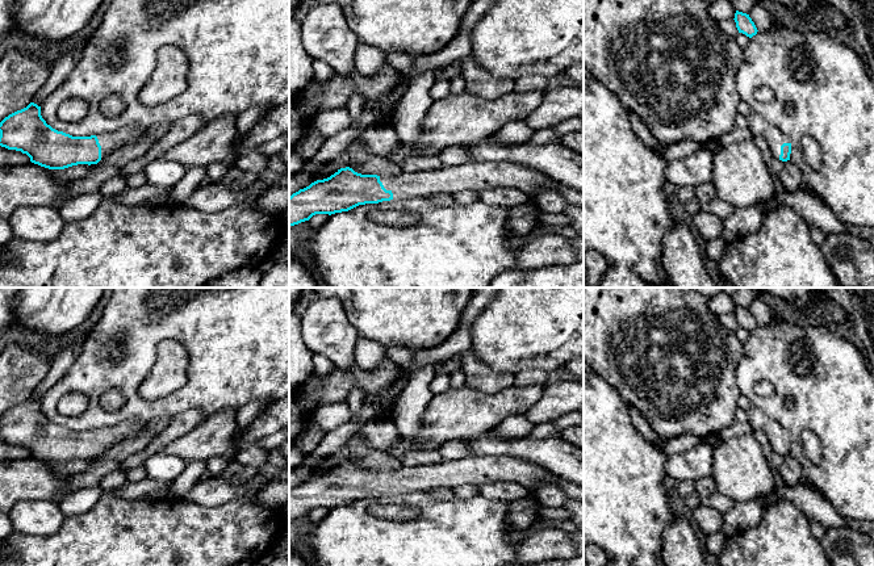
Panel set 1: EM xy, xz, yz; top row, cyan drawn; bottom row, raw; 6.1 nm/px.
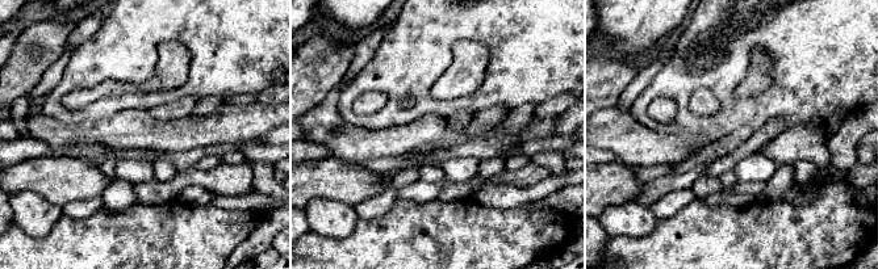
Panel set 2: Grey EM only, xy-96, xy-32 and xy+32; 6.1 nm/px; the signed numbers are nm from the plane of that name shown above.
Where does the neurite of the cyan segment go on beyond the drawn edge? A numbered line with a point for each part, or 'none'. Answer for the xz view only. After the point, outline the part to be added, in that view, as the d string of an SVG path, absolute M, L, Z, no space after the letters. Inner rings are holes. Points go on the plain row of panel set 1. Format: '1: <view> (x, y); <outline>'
1: xz (473, 470); M469 456L434 465L401 466L396 470L381 469L380 475L386 485L393 487L394 495L490 482L517 482L534 491L545 486L548 478L556 477L555 473L536 462L514 456Z

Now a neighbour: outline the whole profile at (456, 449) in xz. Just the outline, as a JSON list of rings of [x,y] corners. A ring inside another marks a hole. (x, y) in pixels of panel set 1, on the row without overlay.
[[[453,440],[440,444],[439,453],[444,458],[444,461],[461,460],[472,456],[468,446],[461,440]]]

